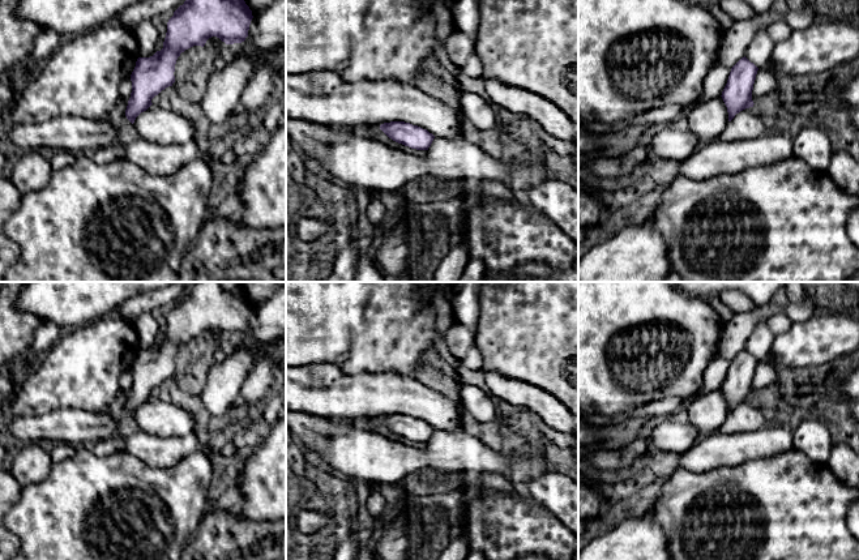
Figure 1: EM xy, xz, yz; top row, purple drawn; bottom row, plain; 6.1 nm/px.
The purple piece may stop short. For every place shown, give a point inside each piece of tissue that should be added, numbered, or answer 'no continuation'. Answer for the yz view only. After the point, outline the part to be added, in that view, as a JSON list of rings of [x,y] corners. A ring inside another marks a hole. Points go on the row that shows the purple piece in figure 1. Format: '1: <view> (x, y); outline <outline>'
no continuation

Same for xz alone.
no continuation

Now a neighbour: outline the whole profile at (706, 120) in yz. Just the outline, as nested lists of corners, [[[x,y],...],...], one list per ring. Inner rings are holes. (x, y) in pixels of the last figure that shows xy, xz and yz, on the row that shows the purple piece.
[[[722,97],[691,107],[683,117],[683,127],[691,131],[701,145],[717,140],[727,123],[728,112]]]

